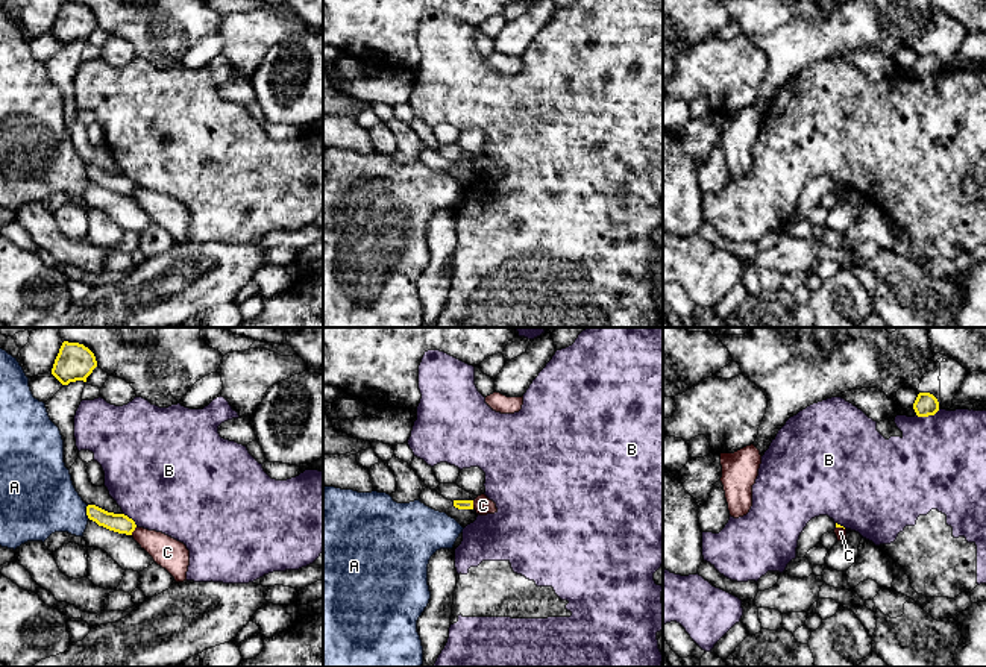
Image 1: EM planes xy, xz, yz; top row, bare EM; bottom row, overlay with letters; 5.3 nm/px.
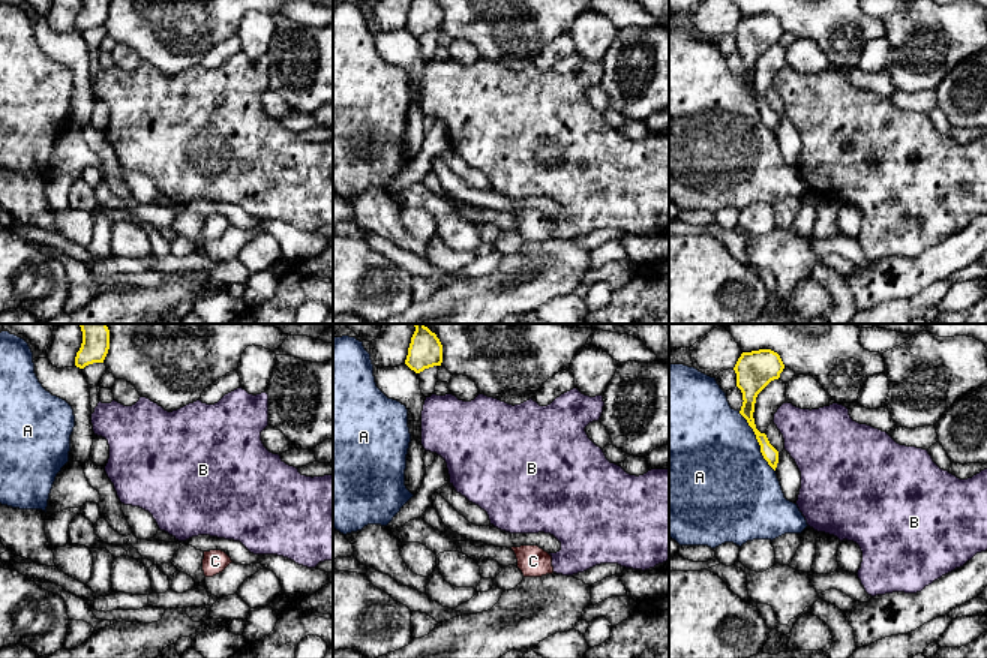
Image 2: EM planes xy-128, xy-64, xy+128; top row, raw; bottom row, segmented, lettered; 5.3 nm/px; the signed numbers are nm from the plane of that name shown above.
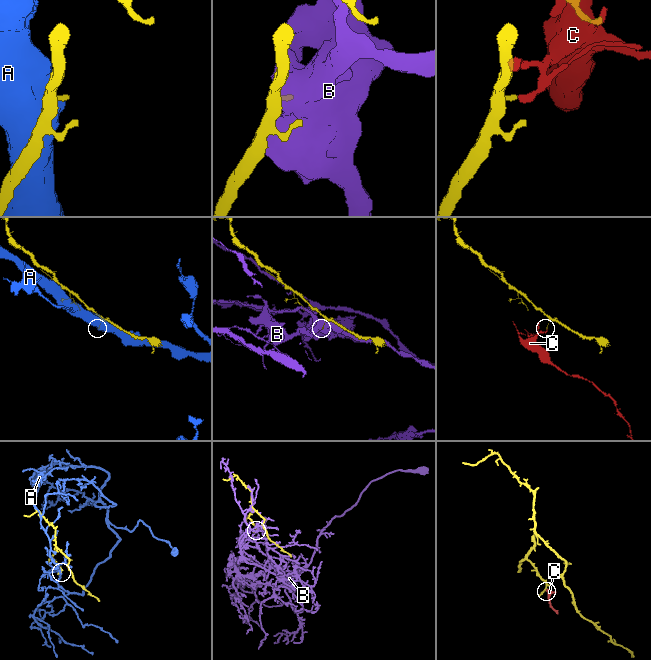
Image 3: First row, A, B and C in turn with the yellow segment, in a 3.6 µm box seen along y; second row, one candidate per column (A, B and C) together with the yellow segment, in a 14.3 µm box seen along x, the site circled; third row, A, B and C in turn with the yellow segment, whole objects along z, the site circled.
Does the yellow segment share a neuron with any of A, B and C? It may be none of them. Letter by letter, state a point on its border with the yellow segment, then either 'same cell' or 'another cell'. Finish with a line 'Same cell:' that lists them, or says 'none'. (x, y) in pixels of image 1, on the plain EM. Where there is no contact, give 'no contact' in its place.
A: xy (87, 173) | another cell
B: yz (927, 76) | another cell
C: xy (134, 190) | another cell
Same cell: none

